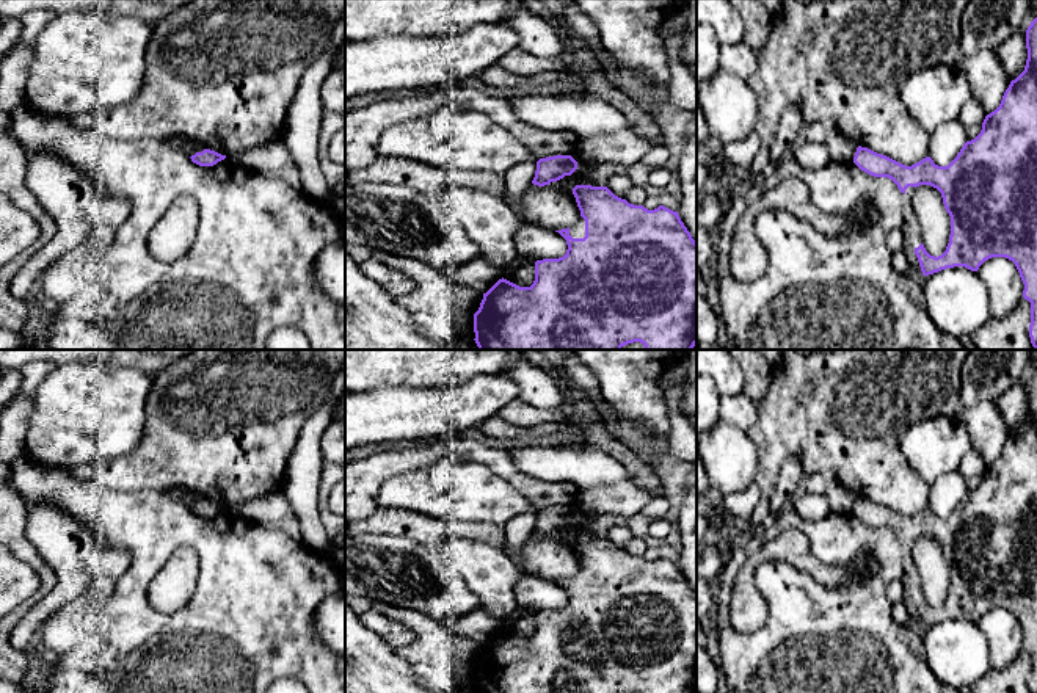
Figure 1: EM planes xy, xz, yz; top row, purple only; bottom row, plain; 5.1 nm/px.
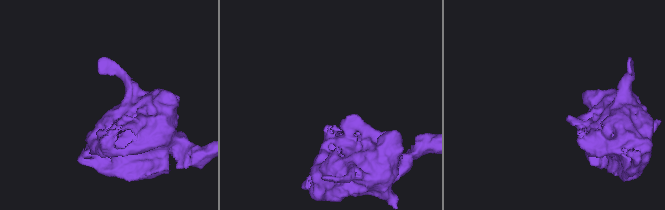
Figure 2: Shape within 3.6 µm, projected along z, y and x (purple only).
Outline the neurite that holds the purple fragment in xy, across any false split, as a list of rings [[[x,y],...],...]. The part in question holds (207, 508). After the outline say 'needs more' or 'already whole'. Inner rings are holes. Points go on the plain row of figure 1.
[[[204,500],[202,503],[196,503],[190,510],[193,514],[196,514],[199,517],[213,517],[218,513],[224,511],[226,506],[221,506],[221,505],[210,502],[210,500]]] | already whole

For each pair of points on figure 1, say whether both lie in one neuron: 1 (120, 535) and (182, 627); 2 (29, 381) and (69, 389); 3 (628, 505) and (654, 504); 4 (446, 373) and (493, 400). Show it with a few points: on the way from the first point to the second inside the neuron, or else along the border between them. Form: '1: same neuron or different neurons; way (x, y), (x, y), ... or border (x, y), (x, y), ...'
1: same neuron; way (138, 562), (138, 604), (154, 620)
2: different neurons; border (55, 366), (32, 392)
3: different neurons; border (662, 493), (656, 494), (640, 511)
4: different neurons; border (499, 373), (480, 373), (460, 384), (427, 388)

